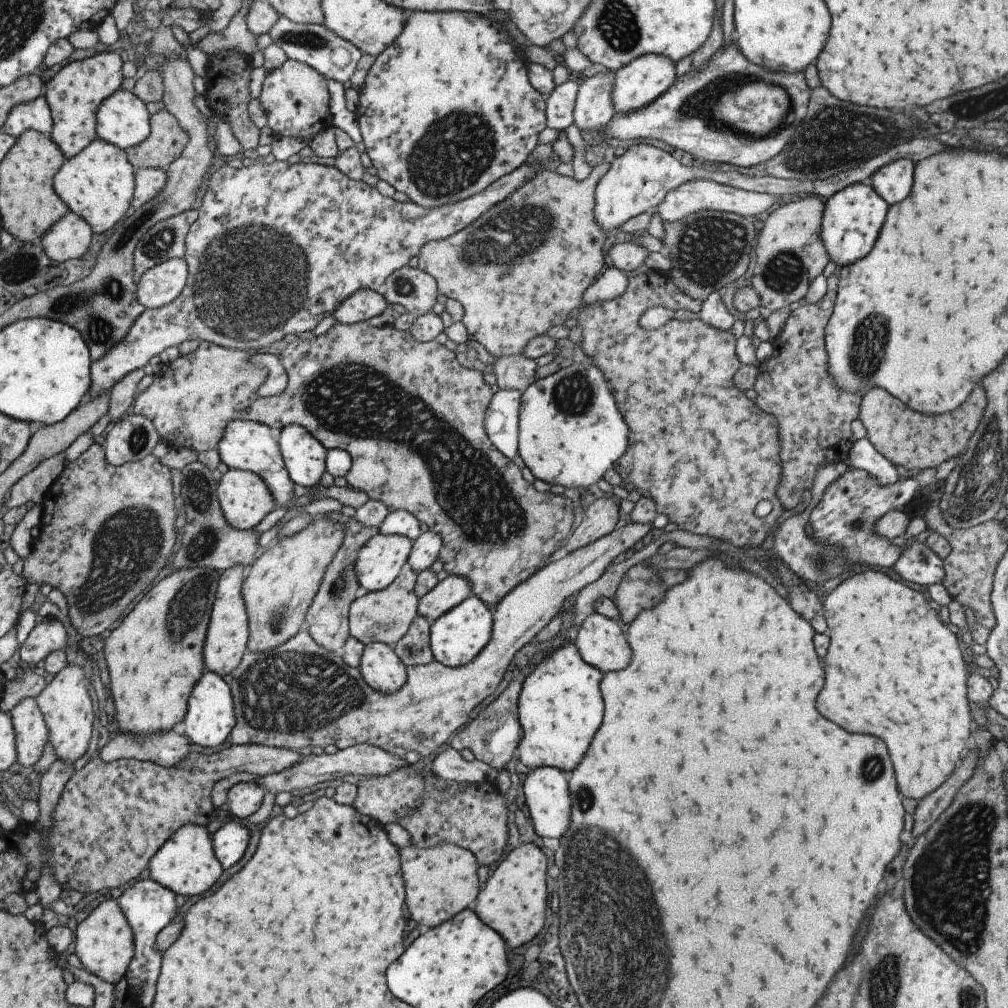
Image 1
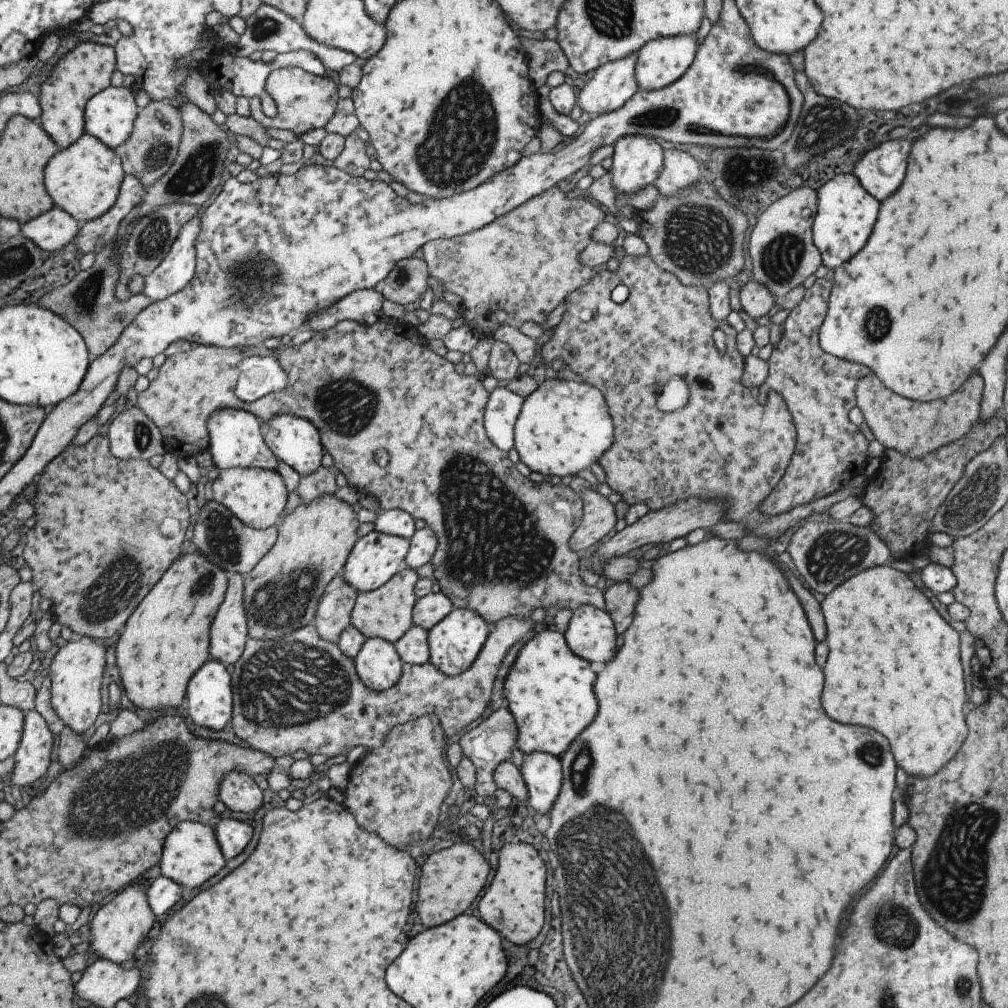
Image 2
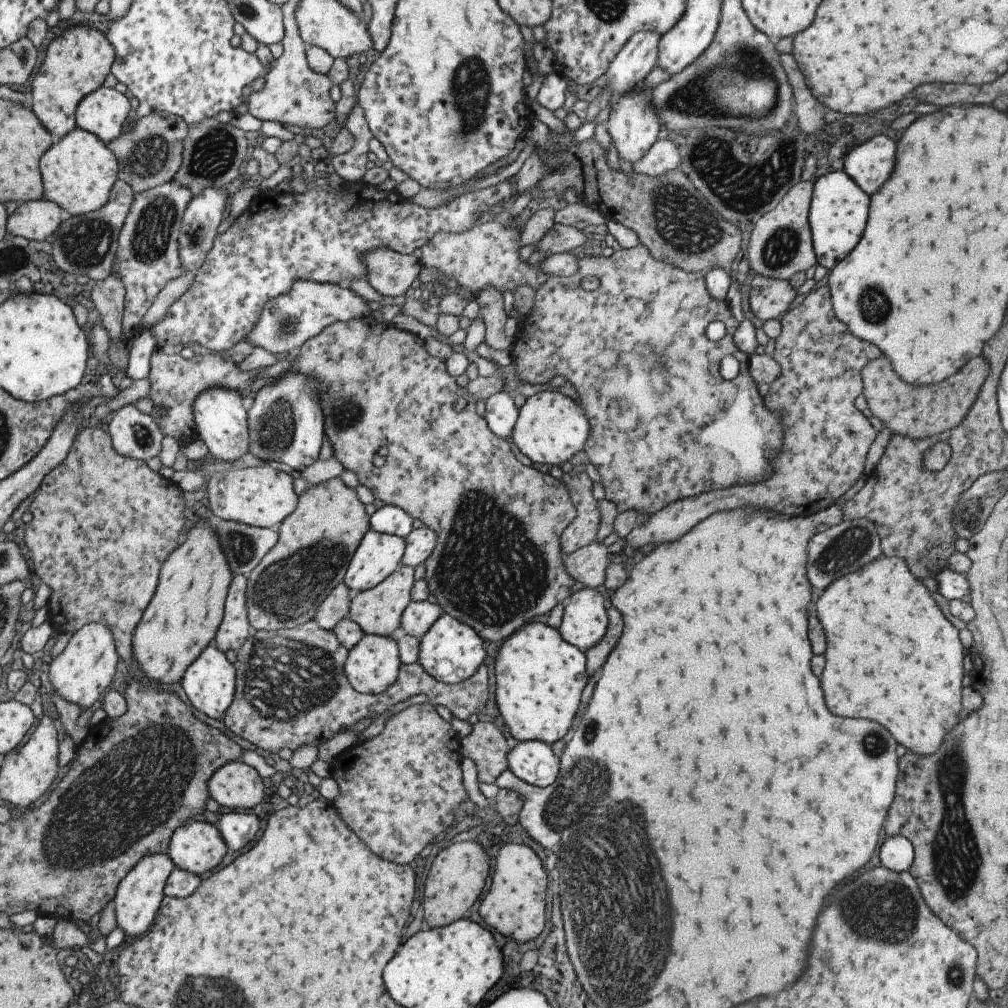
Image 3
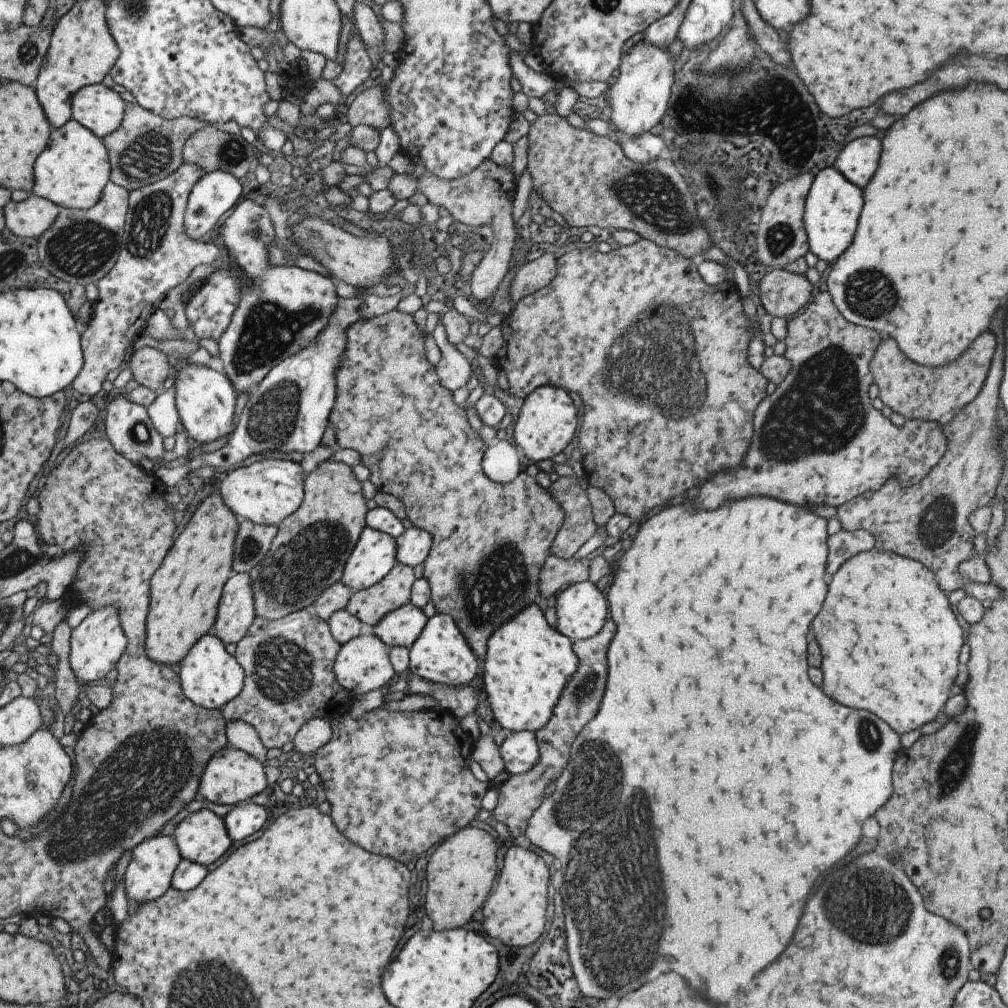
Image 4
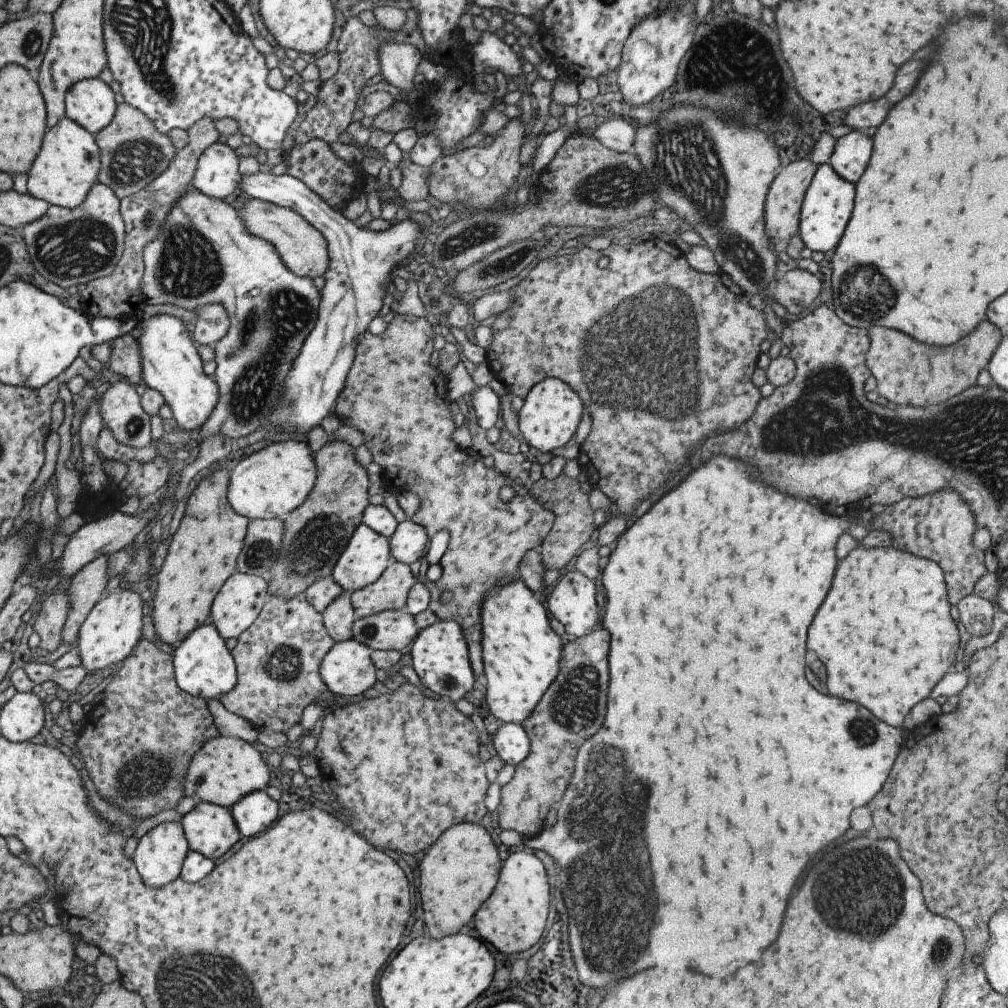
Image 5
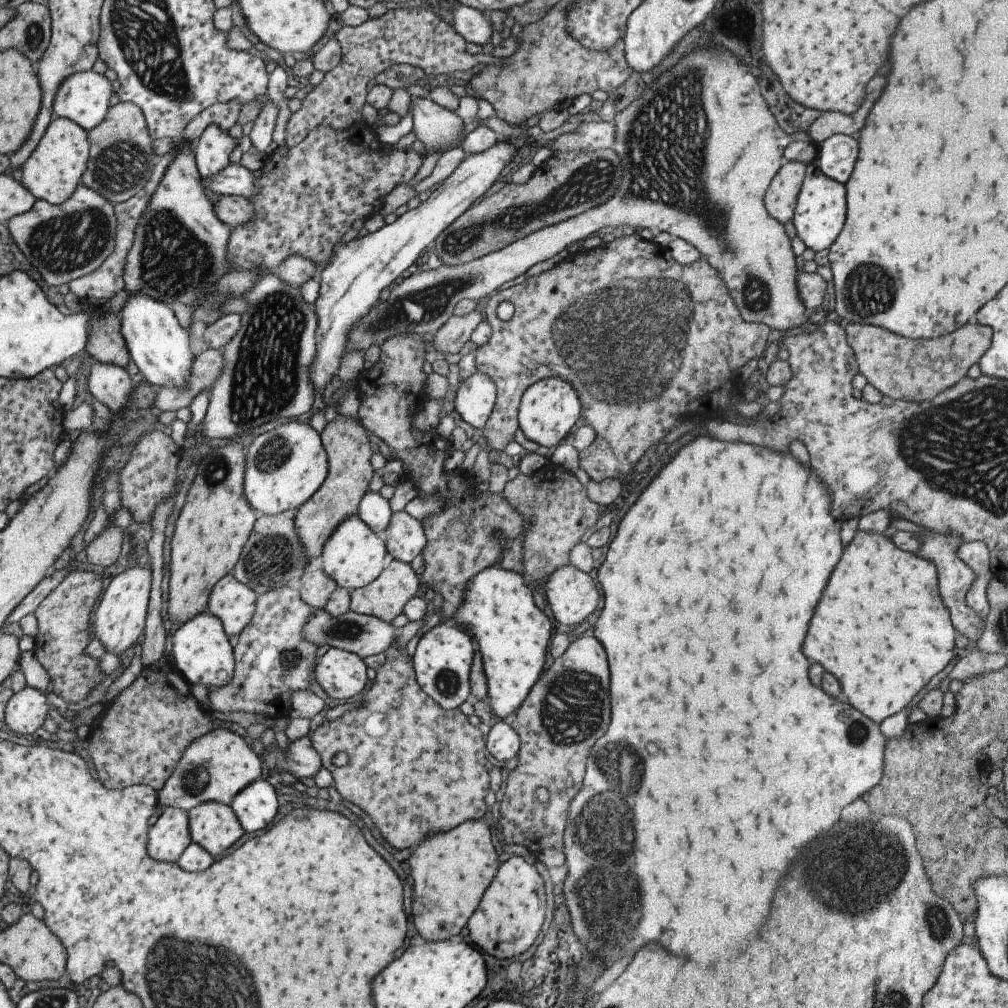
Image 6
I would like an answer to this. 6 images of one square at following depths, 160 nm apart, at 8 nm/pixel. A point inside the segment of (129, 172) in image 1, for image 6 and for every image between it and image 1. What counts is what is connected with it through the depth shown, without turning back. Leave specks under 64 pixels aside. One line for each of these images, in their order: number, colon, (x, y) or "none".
2: (83, 178)
3: (78, 170)
4: (72, 170)
5: (66, 165)
6: (53, 169)

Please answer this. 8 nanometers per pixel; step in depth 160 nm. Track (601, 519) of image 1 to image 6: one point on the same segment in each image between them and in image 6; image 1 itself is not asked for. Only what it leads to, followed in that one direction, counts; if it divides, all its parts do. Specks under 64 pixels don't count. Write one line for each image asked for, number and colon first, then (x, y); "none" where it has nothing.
2: (598, 517)
3: (581, 531)
4: (577, 527)
5: (573, 524)
6: (557, 512)

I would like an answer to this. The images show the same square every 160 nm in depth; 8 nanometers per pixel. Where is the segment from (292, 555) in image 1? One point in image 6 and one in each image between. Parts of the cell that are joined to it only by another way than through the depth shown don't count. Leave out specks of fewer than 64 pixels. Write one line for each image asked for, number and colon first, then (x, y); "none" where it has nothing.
2: (281, 592)
3: (315, 542)
4: (307, 554)
5: (314, 534)
6: (347, 449)

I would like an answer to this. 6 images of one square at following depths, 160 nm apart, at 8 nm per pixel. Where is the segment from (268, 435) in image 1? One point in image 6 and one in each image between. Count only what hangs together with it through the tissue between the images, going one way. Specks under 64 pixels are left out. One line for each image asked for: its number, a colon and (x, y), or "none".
2: (235, 439)
3: (219, 414)
4: (204, 399)
5: (170, 364)
6: (162, 350)

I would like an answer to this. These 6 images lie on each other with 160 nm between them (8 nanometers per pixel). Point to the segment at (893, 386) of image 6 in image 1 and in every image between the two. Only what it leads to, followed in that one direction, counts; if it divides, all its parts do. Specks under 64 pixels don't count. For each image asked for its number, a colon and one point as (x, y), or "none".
1: (914, 440)
2: (914, 428)
3: (916, 412)
4: (916, 392)
5: (892, 358)

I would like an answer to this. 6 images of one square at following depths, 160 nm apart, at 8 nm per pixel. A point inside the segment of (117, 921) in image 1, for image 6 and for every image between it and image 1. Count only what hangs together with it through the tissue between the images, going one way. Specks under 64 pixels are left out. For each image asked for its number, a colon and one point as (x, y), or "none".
2: (122, 924)
3: (136, 900)
4: (147, 876)
5: (159, 853)
6: (167, 838)

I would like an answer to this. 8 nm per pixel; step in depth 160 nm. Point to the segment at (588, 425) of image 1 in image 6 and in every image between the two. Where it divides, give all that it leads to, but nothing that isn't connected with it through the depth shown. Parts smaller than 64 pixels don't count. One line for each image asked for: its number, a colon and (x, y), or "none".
2: (563, 426)
3: (550, 428)
4: (546, 423)
5: (551, 410)
6: (548, 409)

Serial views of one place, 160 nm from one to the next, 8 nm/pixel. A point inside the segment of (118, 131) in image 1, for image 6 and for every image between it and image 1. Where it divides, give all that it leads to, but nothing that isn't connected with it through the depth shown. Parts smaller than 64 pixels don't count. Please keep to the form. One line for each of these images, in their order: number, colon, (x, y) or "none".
2: (108, 115)
3: (102, 112)
4: (97, 108)
5: (90, 103)
6: (84, 97)

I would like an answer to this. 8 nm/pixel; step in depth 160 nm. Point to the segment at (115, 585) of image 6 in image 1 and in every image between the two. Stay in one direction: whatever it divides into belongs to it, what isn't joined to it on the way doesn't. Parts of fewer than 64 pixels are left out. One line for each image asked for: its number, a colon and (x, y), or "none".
1: (64, 701)
2: (74, 672)
3: (82, 671)
4: (96, 644)
5: (110, 631)

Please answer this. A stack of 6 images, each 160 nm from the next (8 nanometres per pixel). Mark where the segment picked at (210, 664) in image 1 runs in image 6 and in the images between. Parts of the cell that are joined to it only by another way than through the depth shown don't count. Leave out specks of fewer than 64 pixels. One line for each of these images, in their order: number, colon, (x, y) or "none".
2: (228, 631)
3: (234, 629)
4: (235, 612)
5: (239, 599)
6: (233, 604)

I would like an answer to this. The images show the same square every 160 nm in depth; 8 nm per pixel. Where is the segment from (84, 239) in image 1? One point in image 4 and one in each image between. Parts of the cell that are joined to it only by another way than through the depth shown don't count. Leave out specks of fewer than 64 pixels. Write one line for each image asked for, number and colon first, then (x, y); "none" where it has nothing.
2: (51, 230)
3: (37, 220)
4: (29, 218)

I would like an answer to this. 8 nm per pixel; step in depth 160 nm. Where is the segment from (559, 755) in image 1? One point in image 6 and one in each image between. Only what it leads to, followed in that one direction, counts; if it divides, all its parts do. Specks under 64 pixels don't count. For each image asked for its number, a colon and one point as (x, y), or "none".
2: (547, 690)
3: (538, 676)
4: (527, 663)
5: (520, 653)
6: (512, 635)

